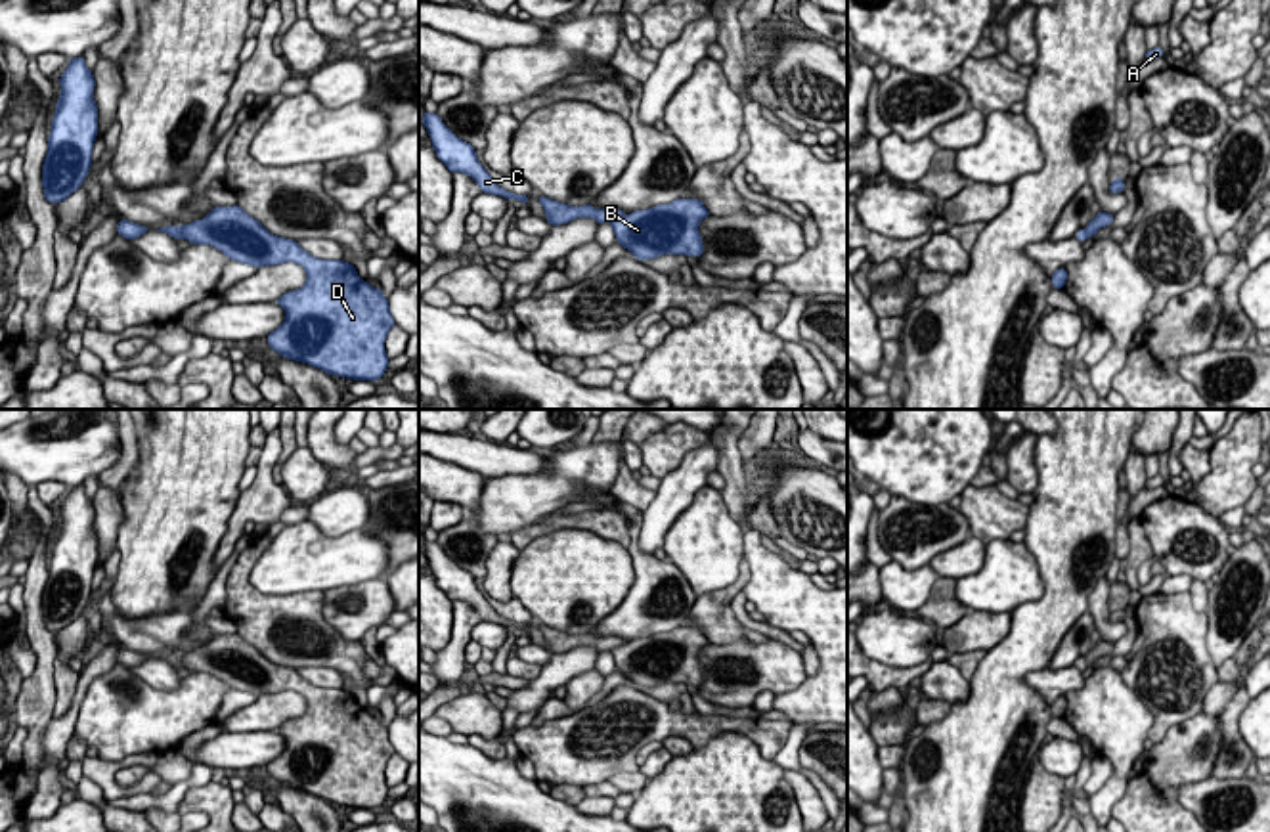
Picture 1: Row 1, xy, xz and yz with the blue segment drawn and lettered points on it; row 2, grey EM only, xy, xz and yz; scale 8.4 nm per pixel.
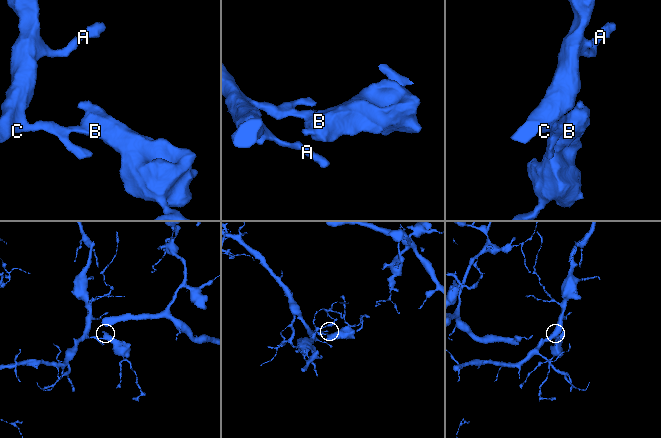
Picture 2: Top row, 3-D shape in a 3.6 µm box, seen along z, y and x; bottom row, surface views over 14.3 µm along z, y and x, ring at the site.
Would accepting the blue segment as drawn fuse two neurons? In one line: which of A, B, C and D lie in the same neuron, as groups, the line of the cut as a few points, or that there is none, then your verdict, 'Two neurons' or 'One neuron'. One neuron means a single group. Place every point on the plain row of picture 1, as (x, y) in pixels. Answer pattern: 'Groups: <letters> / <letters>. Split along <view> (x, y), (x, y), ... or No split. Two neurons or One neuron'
Groups: A C / B D. Split along xy (180, 655), (186, 666). Two neurons

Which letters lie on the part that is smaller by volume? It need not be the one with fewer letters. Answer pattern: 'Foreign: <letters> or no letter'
Foreign: B, D

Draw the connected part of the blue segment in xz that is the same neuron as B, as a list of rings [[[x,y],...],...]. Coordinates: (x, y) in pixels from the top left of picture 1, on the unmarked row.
[[[675,627],[668,633],[635,639],[612,648],[616,669],[637,689],[650,689],[662,683],[704,683],[698,654],[710,639],[698,627]]]

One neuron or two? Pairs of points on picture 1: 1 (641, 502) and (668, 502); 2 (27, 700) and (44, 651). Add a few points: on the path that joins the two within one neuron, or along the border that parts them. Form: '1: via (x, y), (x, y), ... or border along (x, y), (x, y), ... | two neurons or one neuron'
1: border along (656, 492), (641, 513) | two neurons
2: via (39, 689), (44, 662) | one neuron

